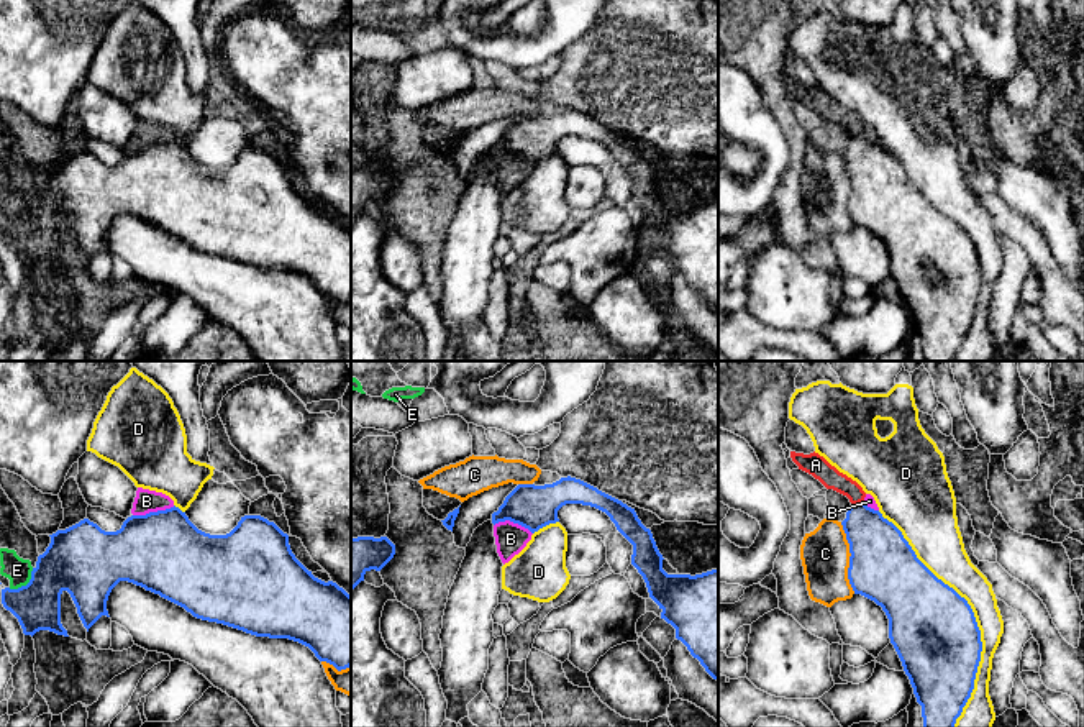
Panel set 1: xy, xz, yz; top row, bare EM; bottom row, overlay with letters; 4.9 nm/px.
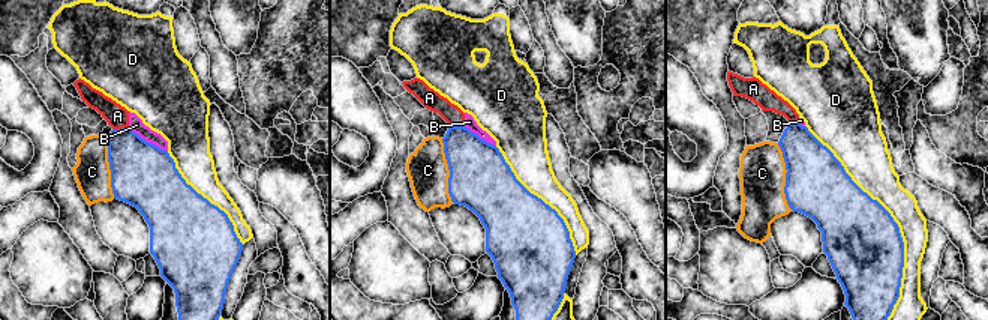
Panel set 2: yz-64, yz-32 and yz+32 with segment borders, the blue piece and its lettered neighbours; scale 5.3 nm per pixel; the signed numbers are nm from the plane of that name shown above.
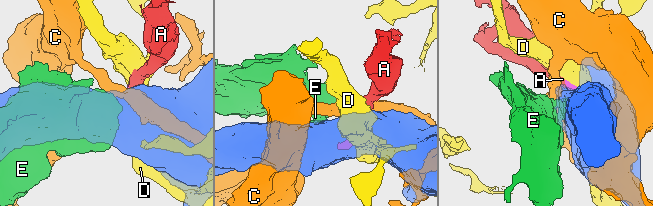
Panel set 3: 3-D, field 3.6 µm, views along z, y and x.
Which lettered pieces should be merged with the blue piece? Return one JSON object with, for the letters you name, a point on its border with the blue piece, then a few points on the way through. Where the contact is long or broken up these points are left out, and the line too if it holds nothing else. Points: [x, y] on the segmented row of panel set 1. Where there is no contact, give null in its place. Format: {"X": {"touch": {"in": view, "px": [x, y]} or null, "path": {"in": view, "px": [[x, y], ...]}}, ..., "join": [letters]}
{"join": []}

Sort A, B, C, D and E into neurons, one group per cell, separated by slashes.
A B / C / D / E

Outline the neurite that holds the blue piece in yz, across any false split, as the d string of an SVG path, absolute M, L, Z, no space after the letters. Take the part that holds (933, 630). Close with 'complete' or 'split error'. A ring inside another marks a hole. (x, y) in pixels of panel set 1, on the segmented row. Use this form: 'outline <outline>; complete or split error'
outline M864 502L851 504L841 525L851 553L849 584L854 594L874 601L886 612L890 643L922 706L923 727L954 727L974 689L982 652L971 606L917 558L902 532L879 510Z; complete

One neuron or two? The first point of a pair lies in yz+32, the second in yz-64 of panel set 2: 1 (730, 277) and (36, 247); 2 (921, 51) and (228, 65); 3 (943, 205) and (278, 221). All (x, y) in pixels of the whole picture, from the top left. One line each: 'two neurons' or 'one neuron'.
1: one neuron
2: two neurons
3: one neuron

